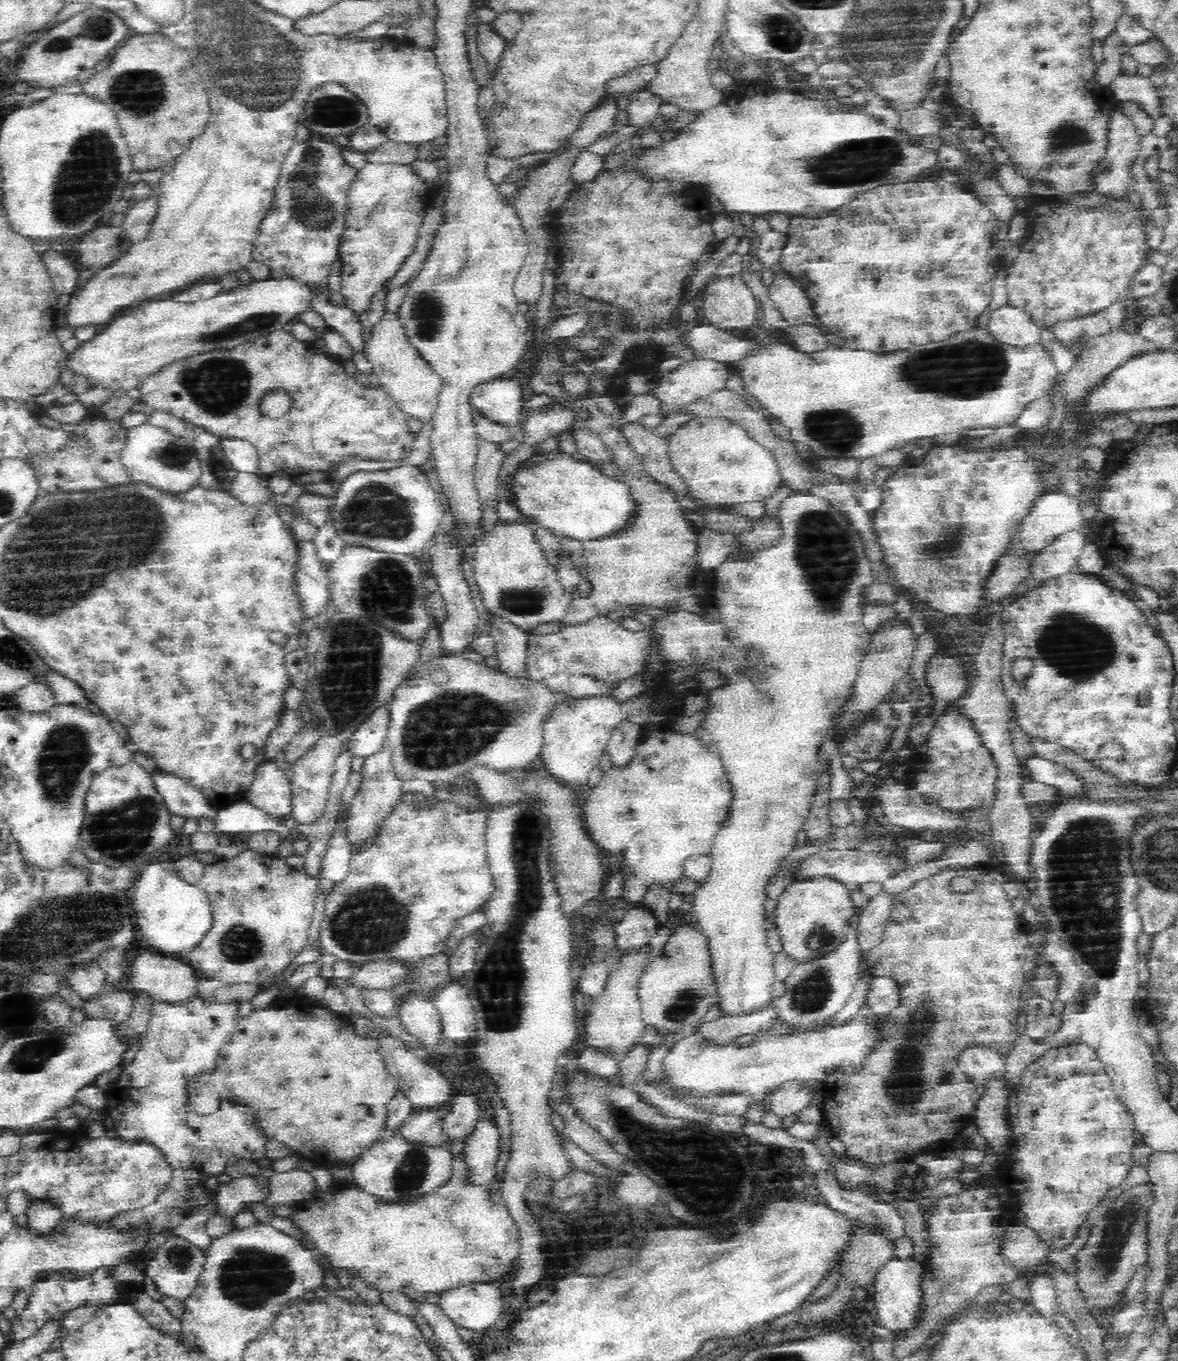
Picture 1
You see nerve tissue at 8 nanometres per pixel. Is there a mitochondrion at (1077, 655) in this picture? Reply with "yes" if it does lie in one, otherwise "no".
yes

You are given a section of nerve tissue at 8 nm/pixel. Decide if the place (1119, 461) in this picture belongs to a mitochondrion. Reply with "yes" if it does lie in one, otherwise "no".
no

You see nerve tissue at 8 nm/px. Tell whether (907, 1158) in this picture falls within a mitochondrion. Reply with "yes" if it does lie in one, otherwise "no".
no

